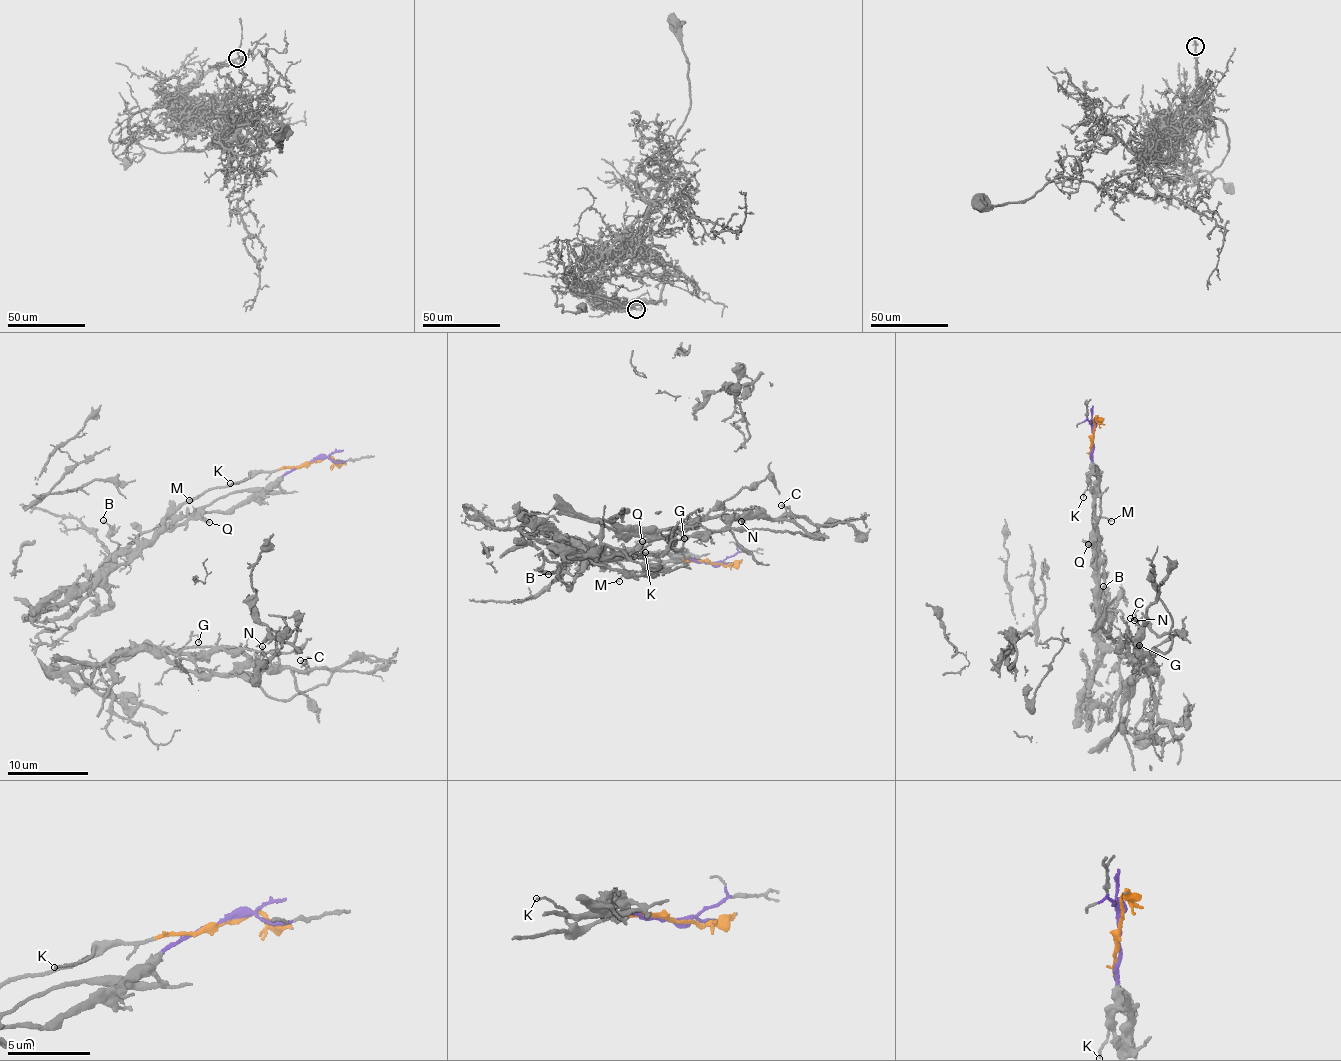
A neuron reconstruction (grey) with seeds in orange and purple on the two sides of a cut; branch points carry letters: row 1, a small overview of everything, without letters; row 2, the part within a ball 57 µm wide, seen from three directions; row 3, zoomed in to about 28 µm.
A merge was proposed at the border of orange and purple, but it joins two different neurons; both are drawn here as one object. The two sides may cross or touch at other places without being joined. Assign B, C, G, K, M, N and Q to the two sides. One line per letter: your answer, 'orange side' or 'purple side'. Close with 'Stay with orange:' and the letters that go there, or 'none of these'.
B: orange side
C: purple side
G: purple side
K: orange side
M: orange side
N: purple side
Q: purple side
Stay with orange: B, K, M

